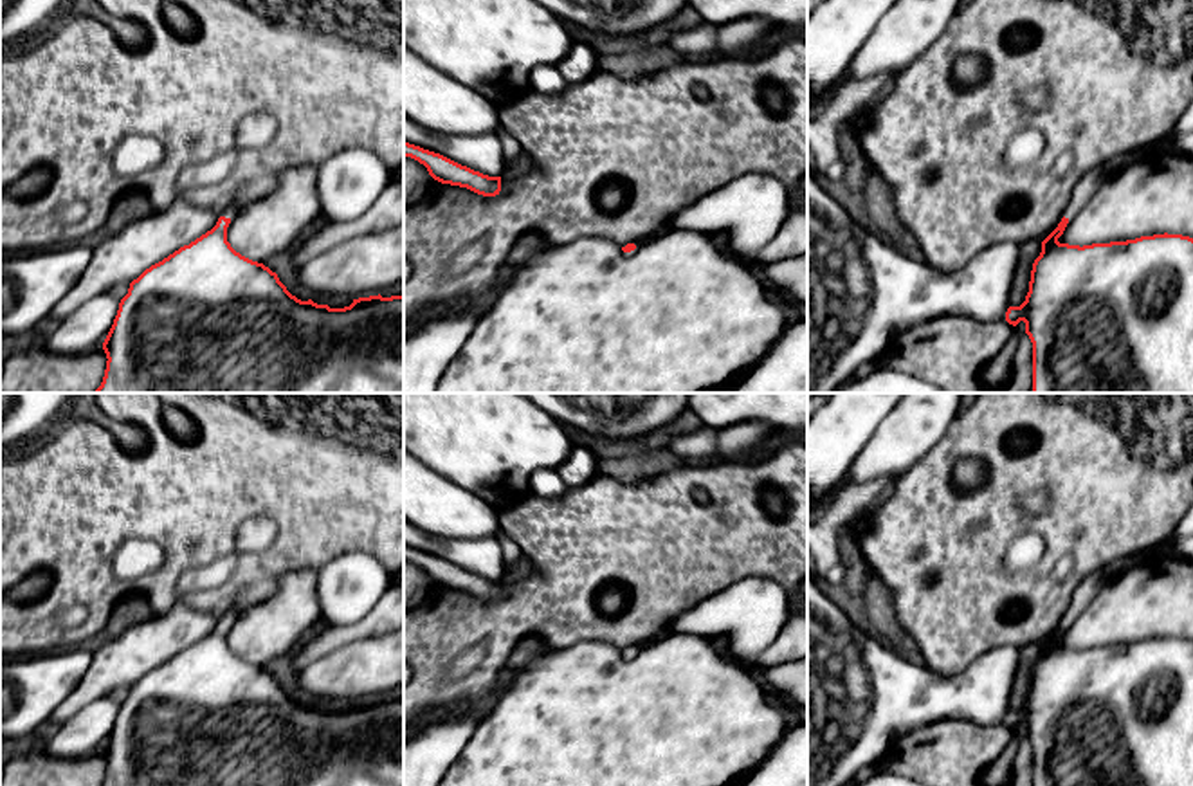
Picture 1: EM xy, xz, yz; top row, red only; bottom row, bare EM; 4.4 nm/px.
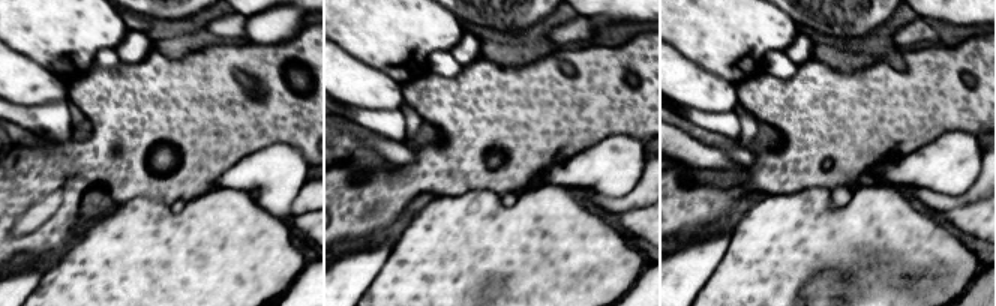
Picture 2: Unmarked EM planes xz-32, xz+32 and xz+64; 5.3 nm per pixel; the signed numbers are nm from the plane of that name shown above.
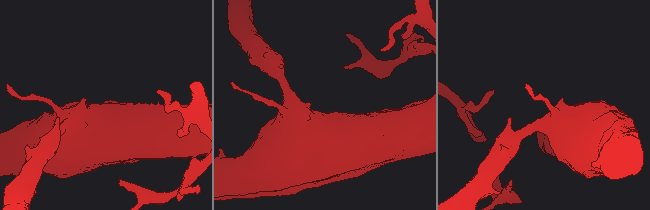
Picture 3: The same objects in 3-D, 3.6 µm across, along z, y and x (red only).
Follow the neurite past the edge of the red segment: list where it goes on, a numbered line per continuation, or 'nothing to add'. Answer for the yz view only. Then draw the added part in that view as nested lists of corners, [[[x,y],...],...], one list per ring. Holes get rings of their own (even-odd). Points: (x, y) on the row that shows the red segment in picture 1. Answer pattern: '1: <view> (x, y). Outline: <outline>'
1: yz (1092, 179). Outline: [[[1130,151],[1119,157],[1114,157],[1092,169],[1088,169],[1081,180],[1076,184],[1074,193],[1072,193],[1072,200],[1067,207],[1065,218],[1072,218],[1081,206],[1085,204],[1085,200],[1106,180],[1110,178],[1114,173],[1117,173],[1119,169],[1123,169],[1125,166],[1128,166],[1132,160],[1135,160],[1137,157],[1144,155],[1146,151]]]

